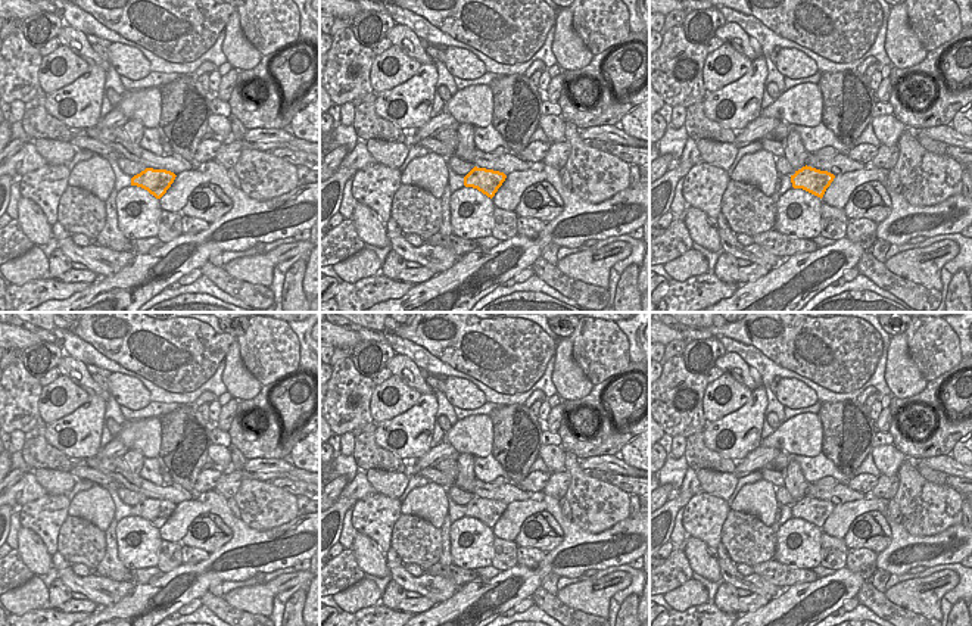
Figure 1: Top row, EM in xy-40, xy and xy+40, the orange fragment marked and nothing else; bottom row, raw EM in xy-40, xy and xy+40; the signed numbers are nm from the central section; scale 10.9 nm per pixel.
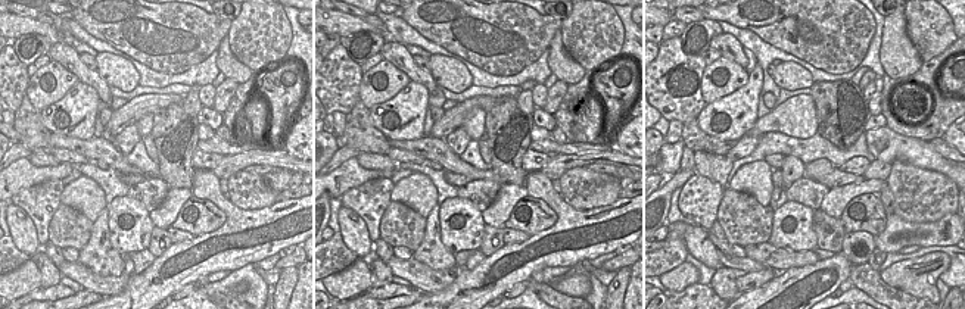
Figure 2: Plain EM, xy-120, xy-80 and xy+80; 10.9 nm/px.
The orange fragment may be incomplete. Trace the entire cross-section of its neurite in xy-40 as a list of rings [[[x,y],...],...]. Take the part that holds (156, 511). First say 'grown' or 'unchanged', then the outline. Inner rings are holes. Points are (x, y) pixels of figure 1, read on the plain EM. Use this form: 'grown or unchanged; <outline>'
unchanged; [[[146,498],[131,508],[131,516],[141,517],[161,529],[175,510],[175,504],[166,499]]]

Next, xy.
unchanged; [[[474,496],[464,507],[464,516],[477,518],[479,521],[492,529],[505,511],[505,508],[507,505],[504,502]]]

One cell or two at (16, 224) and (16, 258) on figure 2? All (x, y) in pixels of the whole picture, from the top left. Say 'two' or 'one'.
two

